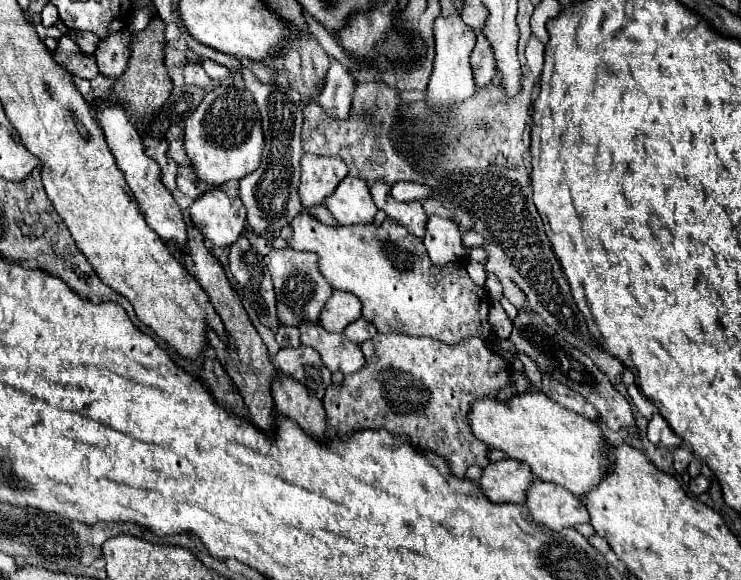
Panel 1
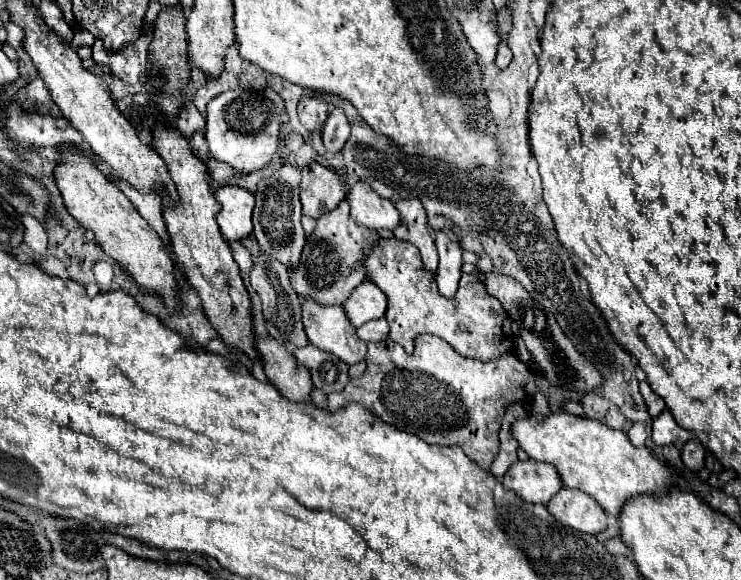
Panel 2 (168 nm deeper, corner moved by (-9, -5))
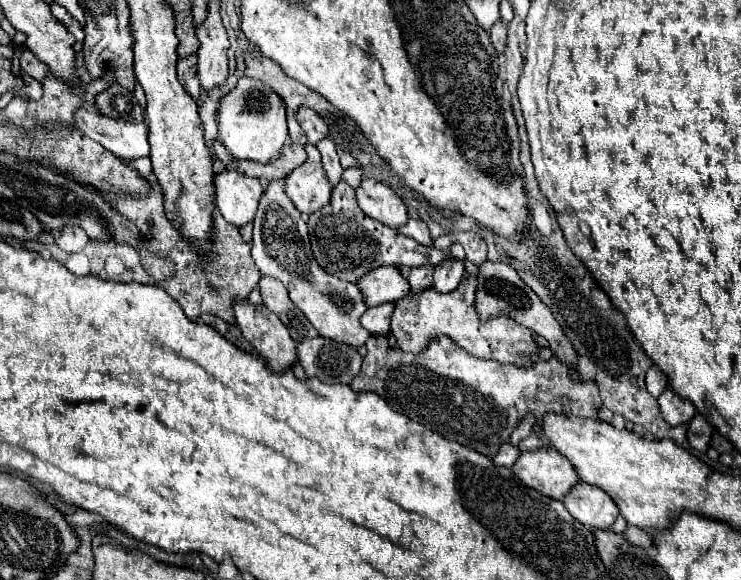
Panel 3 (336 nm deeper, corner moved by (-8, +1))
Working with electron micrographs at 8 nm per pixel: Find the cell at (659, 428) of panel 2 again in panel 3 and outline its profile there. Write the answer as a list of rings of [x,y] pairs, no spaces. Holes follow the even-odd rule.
[[[667,388],[657,400],[659,400],[665,422],[671,426],[689,424],[689,420],[695,416],[695,406],[689,400],[677,396],[671,388]]]

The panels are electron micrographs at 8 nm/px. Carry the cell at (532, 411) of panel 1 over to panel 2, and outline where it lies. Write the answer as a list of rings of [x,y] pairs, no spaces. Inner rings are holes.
[[[568,412],[548,416],[530,414],[514,420],[512,436],[530,458],[554,464],[566,488],[590,494],[612,516],[618,516],[628,498],[638,494],[662,494],[666,486],[674,484],[670,466],[660,462],[646,446],[632,446],[622,430],[612,430],[598,420]]]

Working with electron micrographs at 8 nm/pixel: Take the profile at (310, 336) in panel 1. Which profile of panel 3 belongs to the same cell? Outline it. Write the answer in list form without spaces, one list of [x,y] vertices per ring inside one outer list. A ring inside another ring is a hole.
[[[271,180],[261,196],[255,220],[253,220],[253,240],[251,240],[251,256],[263,276],[277,278],[285,284],[289,298],[293,304],[307,316],[307,320],[317,328],[323,338],[331,338],[353,348],[365,344],[371,336],[359,322],[365,314],[367,304],[361,296],[361,290],[355,282],[337,280],[329,276],[317,260],[311,258],[309,248],[309,232],[301,214],[293,206],[293,202],[285,194],[285,180]]]

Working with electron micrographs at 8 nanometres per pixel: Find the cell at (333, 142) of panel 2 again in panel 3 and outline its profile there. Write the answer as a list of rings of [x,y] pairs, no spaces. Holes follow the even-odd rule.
[[[323,138],[319,144],[317,144],[317,150],[321,152],[321,162],[323,162],[323,170],[331,182],[331,186],[337,186],[339,180],[341,180],[341,174],[343,174],[343,168],[339,164],[339,156],[337,156],[337,150],[335,150],[335,144],[331,138]]]

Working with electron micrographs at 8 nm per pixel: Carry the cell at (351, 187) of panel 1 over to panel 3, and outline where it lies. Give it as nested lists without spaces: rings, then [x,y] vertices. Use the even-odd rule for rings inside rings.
[[[365,178],[357,188],[357,202],[367,216],[383,222],[385,226],[399,228],[409,220],[405,202],[393,192],[393,188],[379,180]]]

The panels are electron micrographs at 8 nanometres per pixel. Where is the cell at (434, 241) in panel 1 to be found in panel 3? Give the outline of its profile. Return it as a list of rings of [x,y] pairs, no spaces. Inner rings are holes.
[[[447,258],[443,260],[433,274],[433,288],[437,292],[453,292],[463,276],[463,262],[455,260],[455,258]]]

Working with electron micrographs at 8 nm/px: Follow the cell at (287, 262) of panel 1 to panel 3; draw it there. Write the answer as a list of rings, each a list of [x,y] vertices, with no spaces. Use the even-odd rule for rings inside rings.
[[[343,180],[333,188],[329,204],[309,216],[307,226],[311,236],[311,248],[321,268],[349,282],[357,282],[361,276],[383,264],[391,264],[397,268],[413,268],[423,264],[437,266],[441,264],[441,260],[445,260],[445,256],[449,256],[447,252],[441,252],[435,246],[423,246],[413,238],[399,236],[397,230],[365,216],[365,212],[361,212],[355,200],[355,188],[351,188]]]

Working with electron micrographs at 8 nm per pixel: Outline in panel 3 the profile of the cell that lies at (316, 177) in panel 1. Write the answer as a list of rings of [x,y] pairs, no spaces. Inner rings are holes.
[[[305,144],[305,150],[309,158],[305,164],[295,168],[287,176],[285,192],[299,212],[313,214],[325,204],[329,204],[333,188],[325,176],[325,170],[321,166],[321,156],[315,144]]]

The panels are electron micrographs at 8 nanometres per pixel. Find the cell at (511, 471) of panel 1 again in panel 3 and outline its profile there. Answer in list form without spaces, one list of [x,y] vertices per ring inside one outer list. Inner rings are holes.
[[[555,448],[523,452],[515,462],[513,472],[525,486],[555,500],[563,500],[563,496],[579,482],[573,464],[555,452]]]

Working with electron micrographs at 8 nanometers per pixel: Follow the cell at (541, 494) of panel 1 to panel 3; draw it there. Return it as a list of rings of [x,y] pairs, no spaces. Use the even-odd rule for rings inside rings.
[[[587,482],[575,484],[563,498],[569,514],[589,528],[609,530],[619,516],[619,508],[605,490]]]

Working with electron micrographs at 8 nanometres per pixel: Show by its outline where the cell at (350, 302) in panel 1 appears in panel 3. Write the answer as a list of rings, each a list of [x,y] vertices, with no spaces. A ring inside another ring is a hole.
[[[381,266],[365,274],[359,282],[367,306],[397,302],[409,294],[409,282],[395,266]]]

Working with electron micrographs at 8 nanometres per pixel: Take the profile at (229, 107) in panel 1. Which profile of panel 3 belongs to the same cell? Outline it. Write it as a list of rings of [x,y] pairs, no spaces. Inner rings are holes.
[[[241,78],[237,86],[221,100],[219,106],[219,140],[237,160],[253,160],[269,164],[281,156],[287,138],[285,104],[279,94],[253,78]]]

